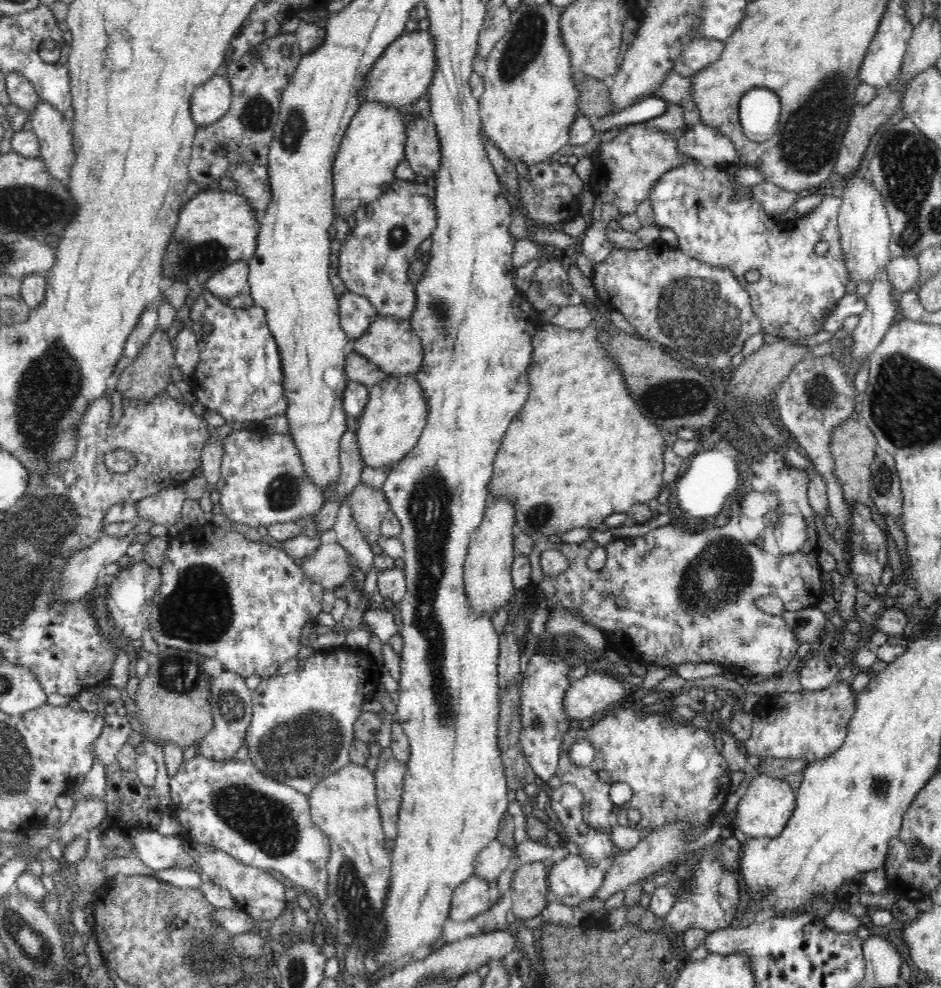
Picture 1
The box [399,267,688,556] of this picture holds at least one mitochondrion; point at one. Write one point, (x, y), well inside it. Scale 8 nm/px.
(439, 307)

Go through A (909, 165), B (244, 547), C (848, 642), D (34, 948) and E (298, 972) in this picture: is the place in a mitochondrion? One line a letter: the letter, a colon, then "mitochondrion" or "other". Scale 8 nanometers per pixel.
A: mitochondrion
B: other
C: mitochondrion
D: mitochondrion
E: mitochondrion

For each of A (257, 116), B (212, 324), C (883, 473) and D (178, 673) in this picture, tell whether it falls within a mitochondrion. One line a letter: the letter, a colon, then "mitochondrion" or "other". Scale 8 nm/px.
A: mitochondrion
B: other
C: mitochondrion
D: mitochondrion

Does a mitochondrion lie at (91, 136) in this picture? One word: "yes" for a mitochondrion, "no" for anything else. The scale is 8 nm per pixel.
no

